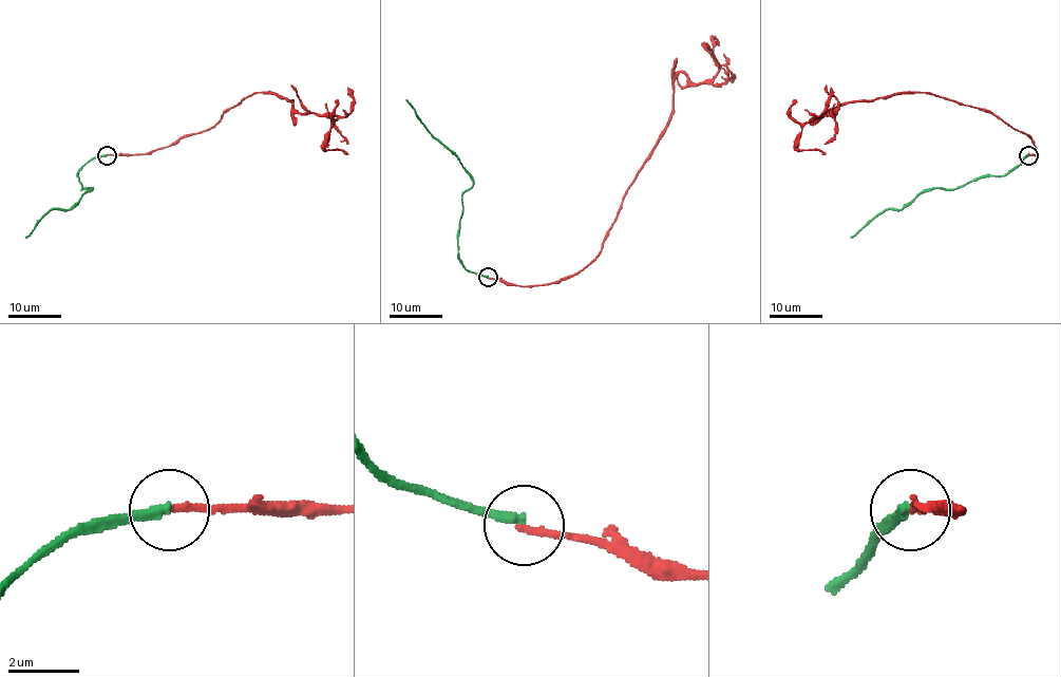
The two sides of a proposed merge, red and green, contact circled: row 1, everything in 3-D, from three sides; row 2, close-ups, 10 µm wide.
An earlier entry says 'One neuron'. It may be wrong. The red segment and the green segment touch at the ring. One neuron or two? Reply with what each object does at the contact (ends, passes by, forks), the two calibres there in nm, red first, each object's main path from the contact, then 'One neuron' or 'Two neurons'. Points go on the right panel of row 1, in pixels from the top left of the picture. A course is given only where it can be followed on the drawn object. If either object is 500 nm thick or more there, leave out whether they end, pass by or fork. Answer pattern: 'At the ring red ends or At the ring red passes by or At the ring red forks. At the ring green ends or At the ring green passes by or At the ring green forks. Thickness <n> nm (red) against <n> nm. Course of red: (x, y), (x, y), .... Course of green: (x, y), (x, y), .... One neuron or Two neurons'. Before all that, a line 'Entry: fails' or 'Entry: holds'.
Entry: fails
At the ring red ends. At the ring green ends. Thickness 200 nm (red) against 280 nm. Course of red: (1028, 155), (1037, 150), (1024, 133), (930, 93), (827, 109), (835, 114), (810, 119), (798, 147), (825, 154). Course of green: (1028, 155), (1005, 173), (982, 175), (958, 187), (929, 188), (901, 209), (885, 209), (851, 238). Two neurons

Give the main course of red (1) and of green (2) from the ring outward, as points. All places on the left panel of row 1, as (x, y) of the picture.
1: (108, 155), (151, 154), (210, 129), (253, 93), (283, 97), (302, 113), (336, 115), (324, 147), (348, 154)
2: (108, 155), (89, 161), (77, 173), (81, 188), (92, 188), (68, 209), (51, 209), (25, 238)

